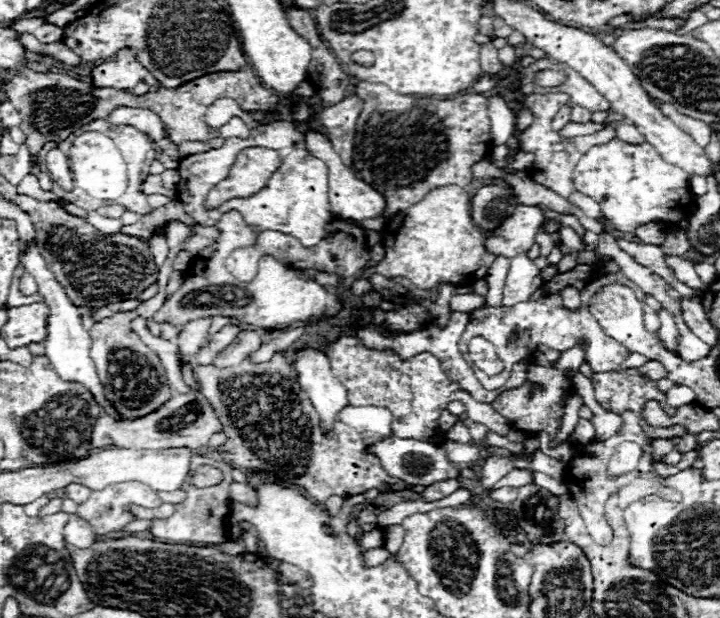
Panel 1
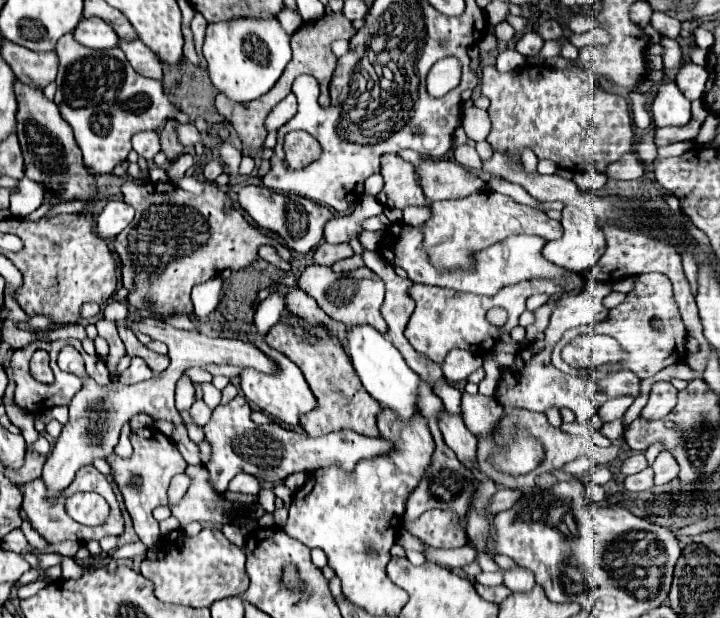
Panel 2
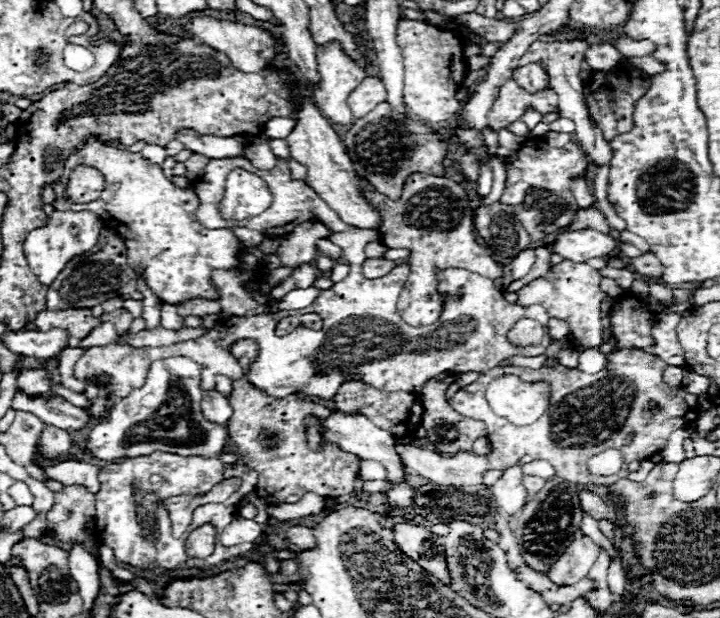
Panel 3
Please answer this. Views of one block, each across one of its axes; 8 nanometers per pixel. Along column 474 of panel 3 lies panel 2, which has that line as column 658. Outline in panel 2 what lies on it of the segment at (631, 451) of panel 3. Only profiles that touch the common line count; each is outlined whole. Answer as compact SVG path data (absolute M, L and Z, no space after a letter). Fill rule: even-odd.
M654 382L648 404L642 408L642 418L662 418L676 406L678 390L670 382ZM660 452L656 456L652 468L656 472L656 478L654 478L656 484L666 484L666 482L678 478L678 462L670 452Z

